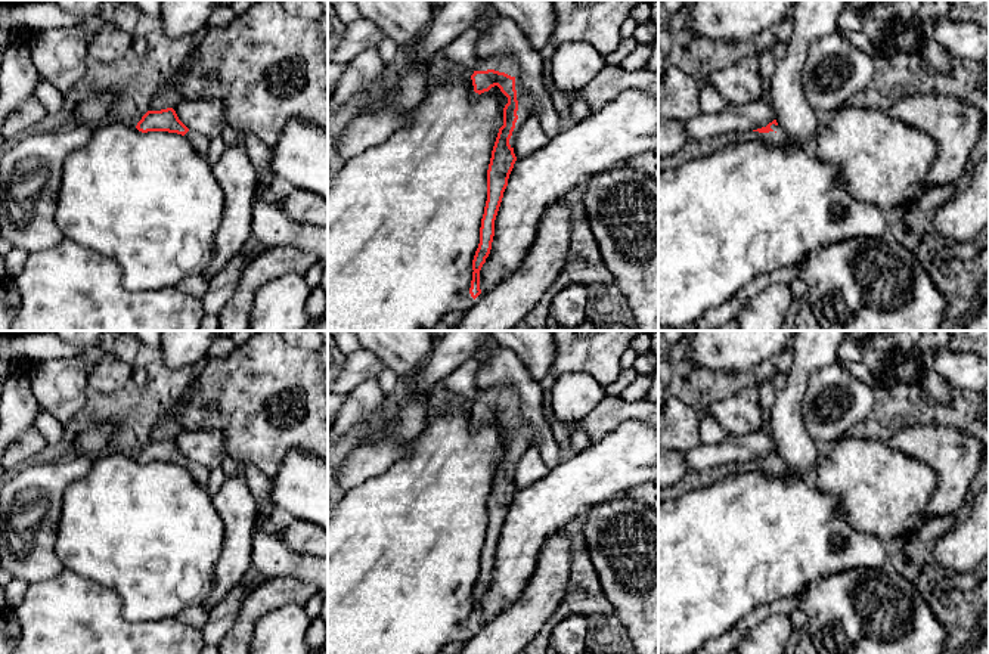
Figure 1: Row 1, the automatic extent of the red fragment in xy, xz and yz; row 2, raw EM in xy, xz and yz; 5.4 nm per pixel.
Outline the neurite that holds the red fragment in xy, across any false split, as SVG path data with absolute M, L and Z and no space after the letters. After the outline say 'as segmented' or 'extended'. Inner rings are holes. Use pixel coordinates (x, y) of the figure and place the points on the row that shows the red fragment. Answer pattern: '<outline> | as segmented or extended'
M173 108L161 111L148 111L142 120L137 123L136 128L142 133L148 131L168 131L177 133L187 139L193 149L207 158L210 152L210 139L199 133L190 131L177 117Z | extended

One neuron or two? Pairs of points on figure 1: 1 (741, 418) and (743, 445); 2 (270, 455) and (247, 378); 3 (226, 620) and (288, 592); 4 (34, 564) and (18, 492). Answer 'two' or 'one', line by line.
1: two
2: one
3: two
4: one

